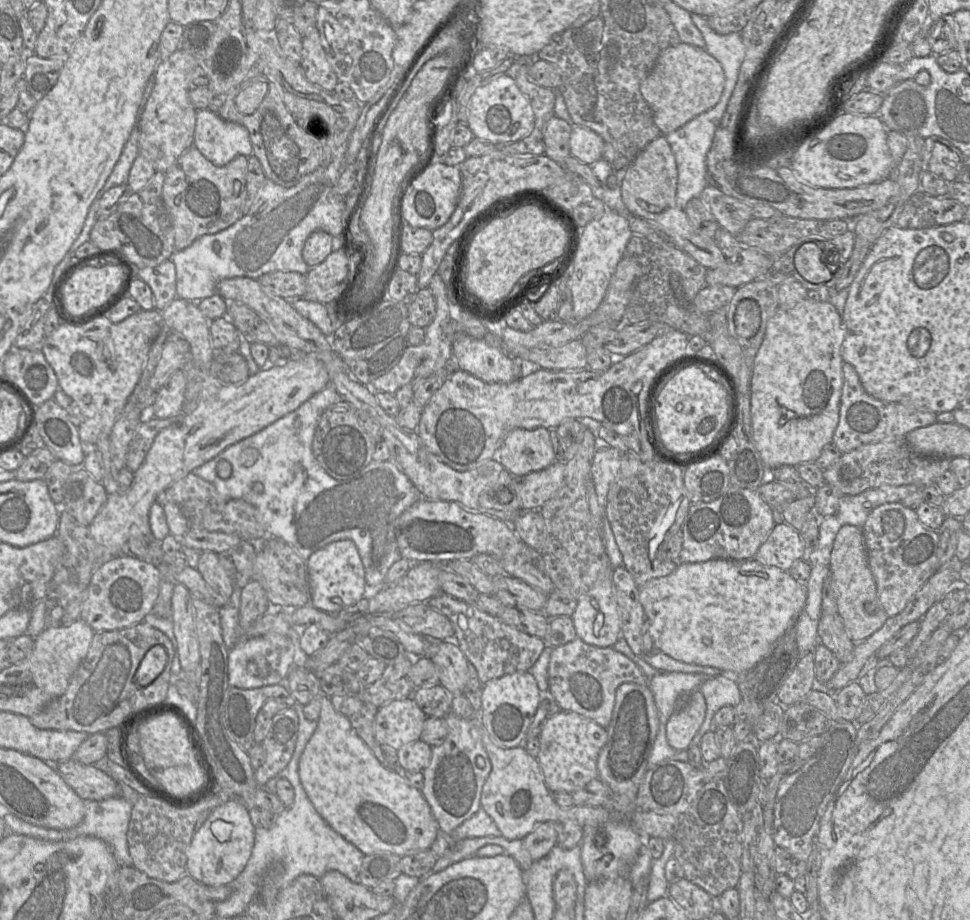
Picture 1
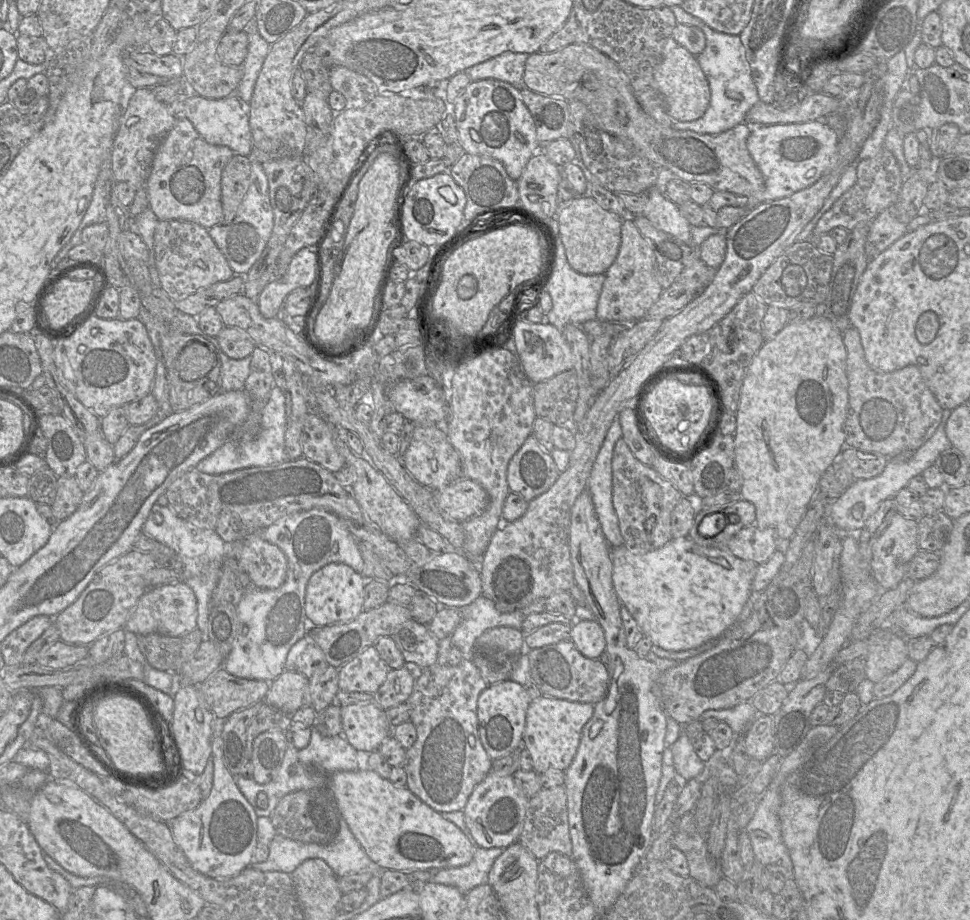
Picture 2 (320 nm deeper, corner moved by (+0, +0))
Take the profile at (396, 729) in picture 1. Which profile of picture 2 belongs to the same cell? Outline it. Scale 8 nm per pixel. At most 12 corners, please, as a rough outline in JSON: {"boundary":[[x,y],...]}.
{"boundary":[[373,701],[341,706],[342,735],[377,751],[394,728]]}

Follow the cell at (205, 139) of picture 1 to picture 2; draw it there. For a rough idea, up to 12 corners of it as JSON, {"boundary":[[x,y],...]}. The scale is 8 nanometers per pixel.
{"boundary":[[186,99],[184,116],[212,145],[249,156],[249,103]]}

